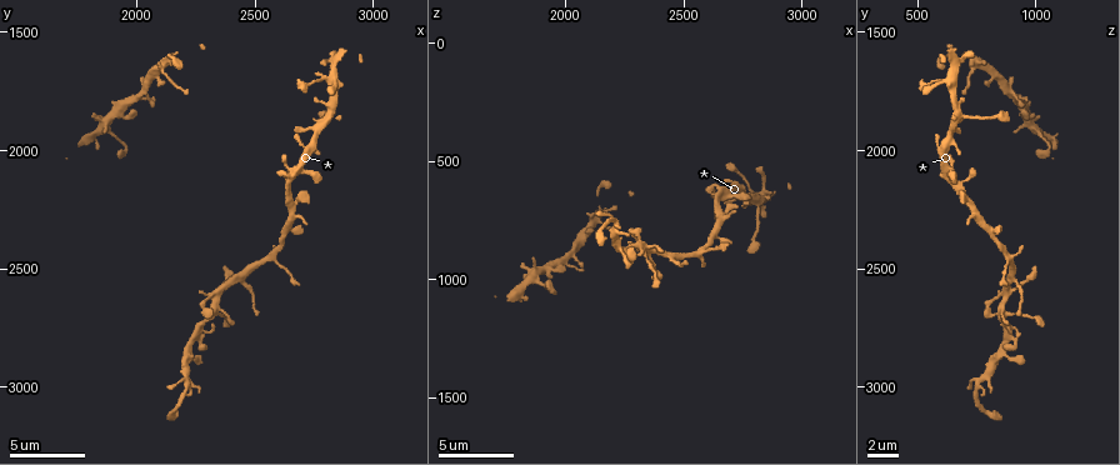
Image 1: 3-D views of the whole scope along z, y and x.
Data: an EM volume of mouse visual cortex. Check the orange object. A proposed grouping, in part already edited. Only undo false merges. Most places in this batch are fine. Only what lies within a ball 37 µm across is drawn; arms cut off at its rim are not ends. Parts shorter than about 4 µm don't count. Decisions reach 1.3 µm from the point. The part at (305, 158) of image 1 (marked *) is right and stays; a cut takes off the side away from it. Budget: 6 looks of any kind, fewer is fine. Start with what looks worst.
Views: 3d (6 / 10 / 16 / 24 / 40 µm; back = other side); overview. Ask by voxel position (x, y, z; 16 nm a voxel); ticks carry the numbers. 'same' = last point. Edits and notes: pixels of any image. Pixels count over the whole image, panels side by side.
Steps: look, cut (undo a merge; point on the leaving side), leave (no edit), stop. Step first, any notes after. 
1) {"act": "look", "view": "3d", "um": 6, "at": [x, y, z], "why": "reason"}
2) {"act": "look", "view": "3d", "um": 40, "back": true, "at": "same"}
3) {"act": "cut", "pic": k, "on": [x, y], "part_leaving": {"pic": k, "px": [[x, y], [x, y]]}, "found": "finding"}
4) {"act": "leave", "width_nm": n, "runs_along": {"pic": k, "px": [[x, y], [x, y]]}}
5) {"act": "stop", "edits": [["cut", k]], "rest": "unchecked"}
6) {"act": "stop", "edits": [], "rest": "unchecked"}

{"act": "look", "view": "3d", "um": 16, "at": [2740, 1910, 650], "why": "three-way junction"}

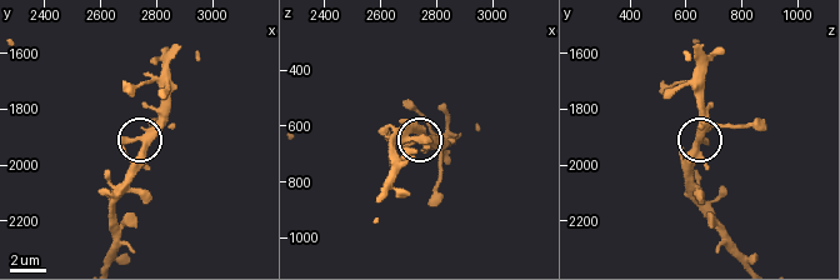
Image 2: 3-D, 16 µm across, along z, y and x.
{"act": "look", "view": "3d", "um": 6, "at": [2740, 1910, 650]}

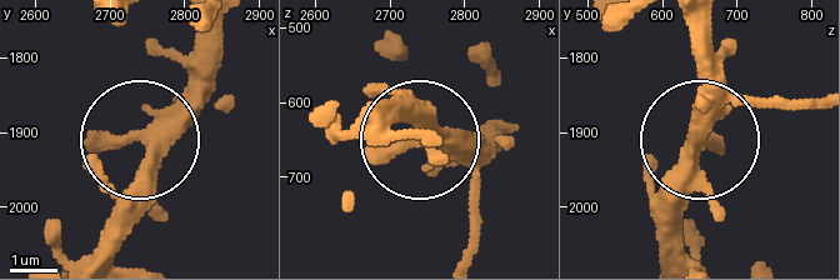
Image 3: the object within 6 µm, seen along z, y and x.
{"act": "leave", "arms": 3, "found": "one neuron here"}

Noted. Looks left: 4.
{"act": "look", "view": "3d", "um": 6, "at": [2220, 3040, 780], "why": "small branch off a trunk"}

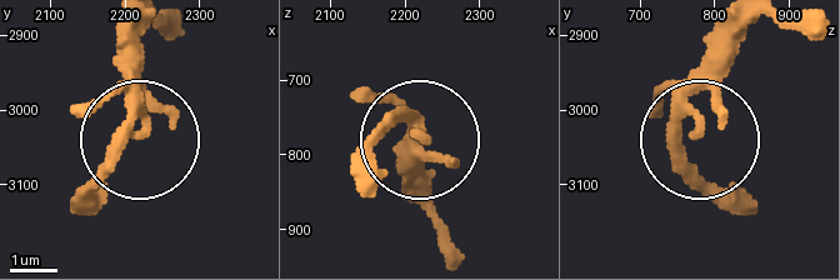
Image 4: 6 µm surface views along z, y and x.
{"act": "leave", "runs_along": {"pic": 4, "px": [[148, 30], [139, 126], [71, 205]]}, "found": "one neuron here"}

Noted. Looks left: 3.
{"act": "look", "view": "3d", "um": 6, "at": [2620, 2370, 820], "why": "three arms meet"}

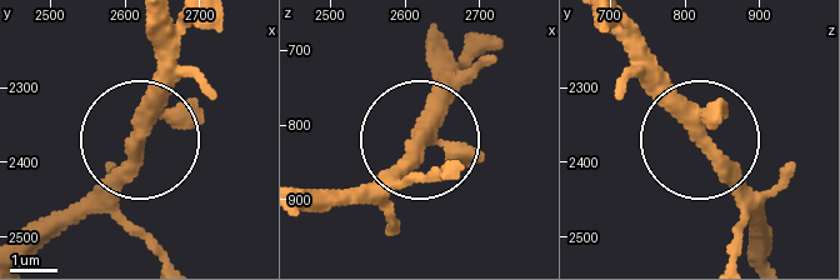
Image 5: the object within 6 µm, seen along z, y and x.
{"act": "leave", "arms": 3, "found": "one neuron here"}

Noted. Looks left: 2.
{"act": "stop", "edits": [], "rest": "unchecked"}

